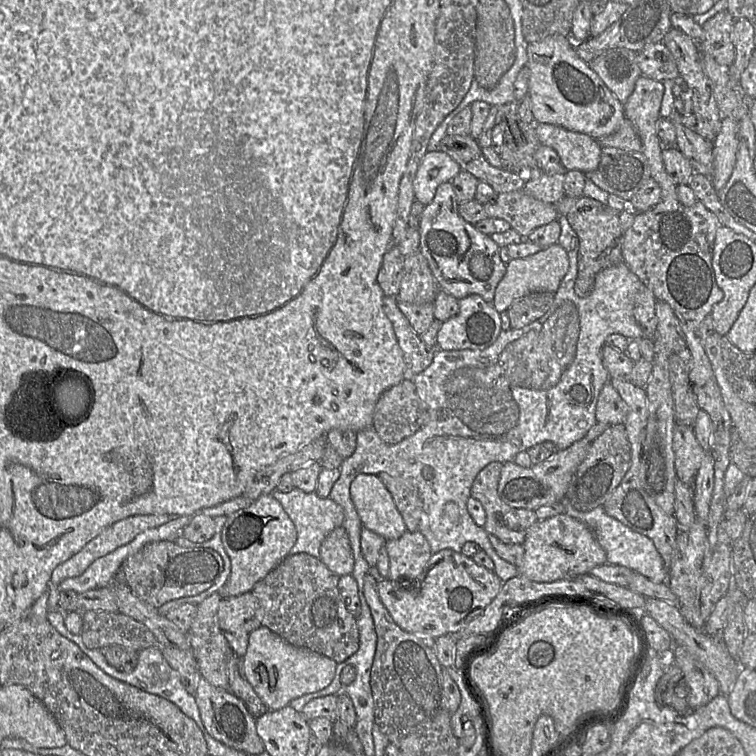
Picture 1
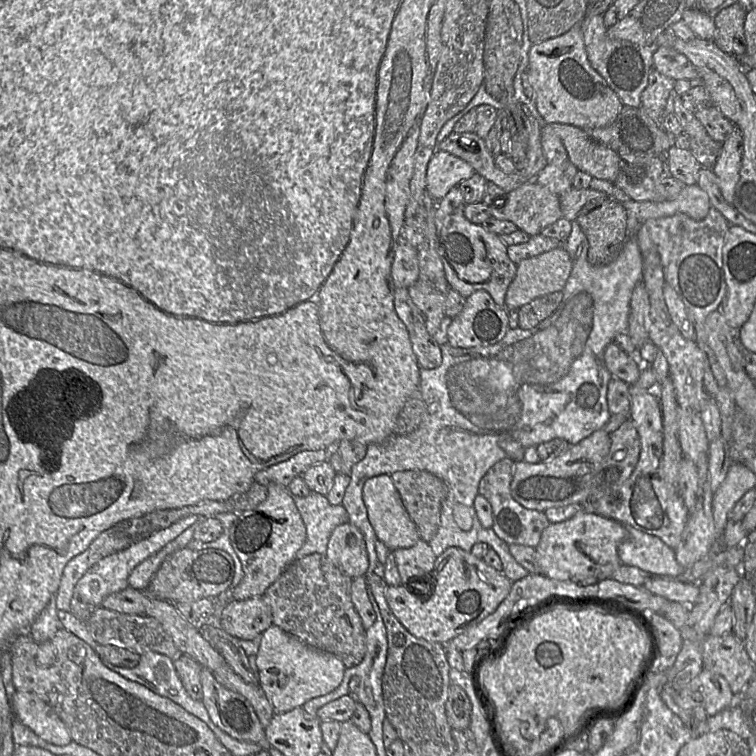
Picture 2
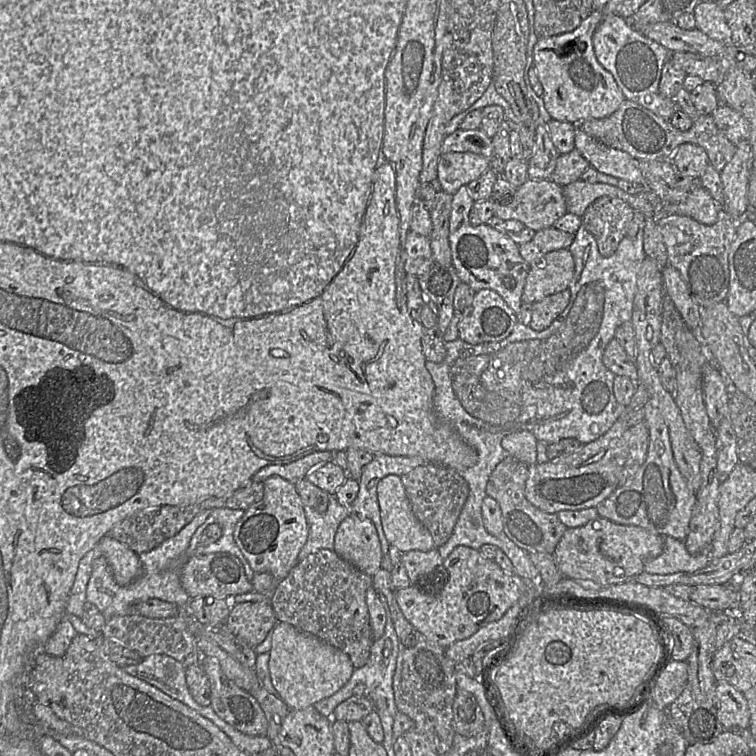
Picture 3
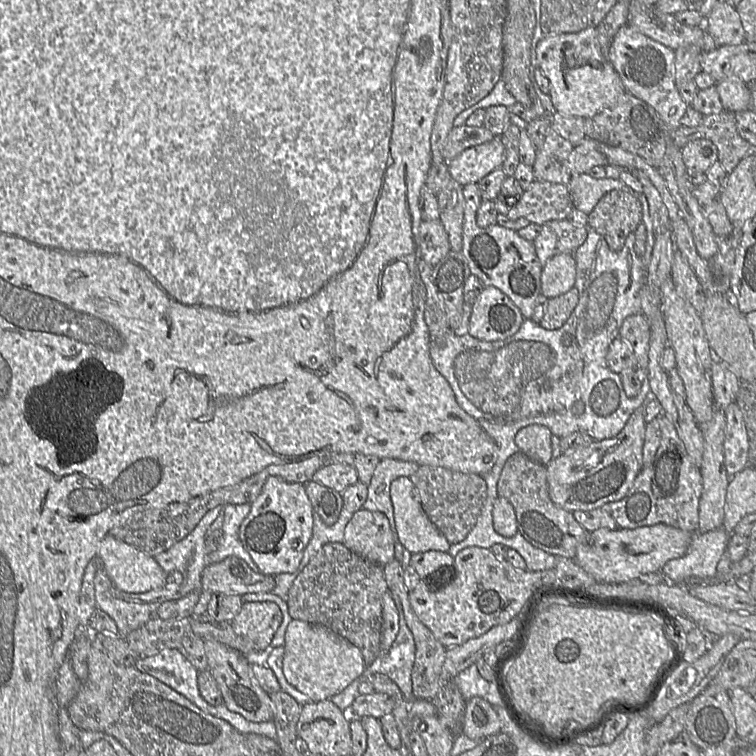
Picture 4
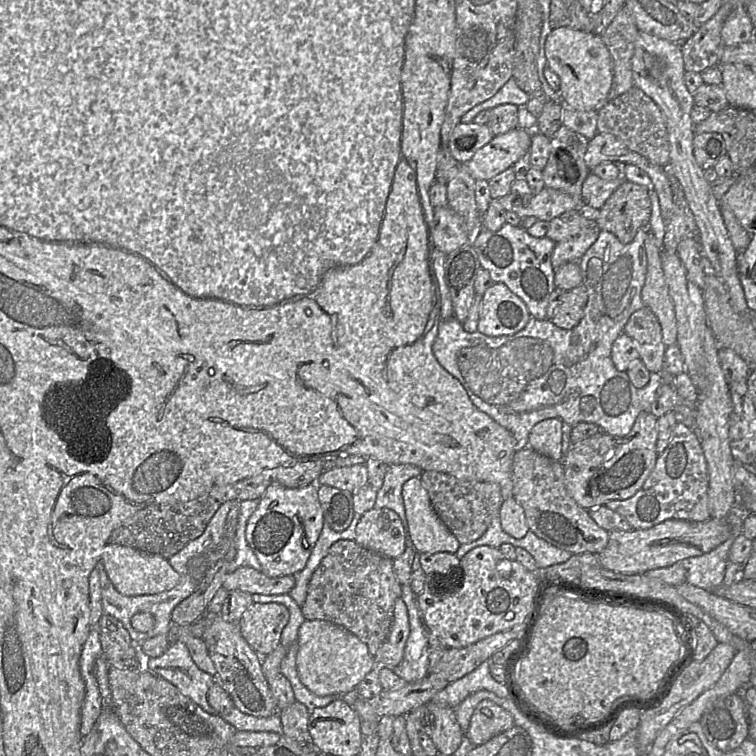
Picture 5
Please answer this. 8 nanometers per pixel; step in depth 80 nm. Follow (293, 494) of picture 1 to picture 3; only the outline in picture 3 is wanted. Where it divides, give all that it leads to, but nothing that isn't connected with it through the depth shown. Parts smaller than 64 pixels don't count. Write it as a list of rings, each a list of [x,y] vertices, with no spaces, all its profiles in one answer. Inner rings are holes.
[[[334,495],[330,496],[329,506],[325,513],[319,513],[312,506],[304,505],[309,534],[299,553],[299,561],[321,549],[333,550],[337,529],[350,515],[349,508],[339,504]]]

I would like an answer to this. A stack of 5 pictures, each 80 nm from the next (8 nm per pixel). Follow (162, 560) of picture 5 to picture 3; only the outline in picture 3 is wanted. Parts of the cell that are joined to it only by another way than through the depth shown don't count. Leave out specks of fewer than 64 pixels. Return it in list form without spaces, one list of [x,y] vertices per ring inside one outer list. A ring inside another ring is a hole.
[[[105,535],[97,547],[101,550],[113,573],[115,581],[120,585],[128,585],[142,573],[139,555],[125,544]]]

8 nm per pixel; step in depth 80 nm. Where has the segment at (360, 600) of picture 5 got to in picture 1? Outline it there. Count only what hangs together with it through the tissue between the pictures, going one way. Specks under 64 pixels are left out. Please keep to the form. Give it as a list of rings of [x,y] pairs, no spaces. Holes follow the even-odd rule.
[[[306,553],[290,554],[251,591],[263,608],[262,626],[295,647],[344,662],[358,651],[360,635],[357,619],[347,610],[339,593],[339,578],[320,558]]]

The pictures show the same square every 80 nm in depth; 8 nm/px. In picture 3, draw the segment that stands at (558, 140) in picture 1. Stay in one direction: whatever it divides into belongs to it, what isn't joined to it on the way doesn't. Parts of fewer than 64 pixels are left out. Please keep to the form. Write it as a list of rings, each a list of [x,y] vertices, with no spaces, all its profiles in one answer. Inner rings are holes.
[[[581,127],[575,132],[575,149],[600,173],[632,182],[638,192],[650,192],[638,160],[626,152],[609,147],[588,135]]]

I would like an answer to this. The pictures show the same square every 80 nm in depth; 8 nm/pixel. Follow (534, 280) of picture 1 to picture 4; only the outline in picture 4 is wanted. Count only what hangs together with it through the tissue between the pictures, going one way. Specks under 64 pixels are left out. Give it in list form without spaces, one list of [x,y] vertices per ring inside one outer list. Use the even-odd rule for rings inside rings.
[[[557,254],[543,265],[541,293],[544,299],[557,297],[574,288],[575,280],[576,262],[573,254]]]

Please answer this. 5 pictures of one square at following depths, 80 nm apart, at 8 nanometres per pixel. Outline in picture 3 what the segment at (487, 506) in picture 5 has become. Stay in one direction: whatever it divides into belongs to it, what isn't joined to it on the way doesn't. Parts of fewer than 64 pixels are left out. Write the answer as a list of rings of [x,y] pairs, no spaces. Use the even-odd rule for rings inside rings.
[[[430,462],[400,477],[413,513],[430,532],[435,546],[443,545],[452,535],[468,498],[469,486],[466,480],[455,469]]]

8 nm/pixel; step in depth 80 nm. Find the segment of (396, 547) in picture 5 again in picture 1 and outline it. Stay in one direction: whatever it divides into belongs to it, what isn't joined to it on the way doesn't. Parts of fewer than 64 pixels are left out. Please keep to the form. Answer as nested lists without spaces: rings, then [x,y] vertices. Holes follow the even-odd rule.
[[[341,526],[334,529],[320,547],[320,560],[338,576],[351,575],[355,560],[346,529]]]

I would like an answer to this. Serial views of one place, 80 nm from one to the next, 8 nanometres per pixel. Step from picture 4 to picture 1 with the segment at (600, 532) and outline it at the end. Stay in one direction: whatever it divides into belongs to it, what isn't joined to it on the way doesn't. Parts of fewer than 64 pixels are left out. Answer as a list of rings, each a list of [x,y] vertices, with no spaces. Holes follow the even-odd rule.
[[[567,514],[539,520],[528,529],[522,546],[524,555],[518,566],[519,575],[535,582],[553,582],[581,576],[607,563],[606,553],[592,531]]]

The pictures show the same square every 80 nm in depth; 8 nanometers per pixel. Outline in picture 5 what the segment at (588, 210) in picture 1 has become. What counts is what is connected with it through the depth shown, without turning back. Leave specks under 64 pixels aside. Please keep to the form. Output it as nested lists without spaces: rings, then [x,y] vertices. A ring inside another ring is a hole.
[[[624,180],[600,208],[596,222],[602,231],[611,232],[620,242],[627,244],[634,239],[640,228],[648,224],[651,213],[650,189],[646,186]]]

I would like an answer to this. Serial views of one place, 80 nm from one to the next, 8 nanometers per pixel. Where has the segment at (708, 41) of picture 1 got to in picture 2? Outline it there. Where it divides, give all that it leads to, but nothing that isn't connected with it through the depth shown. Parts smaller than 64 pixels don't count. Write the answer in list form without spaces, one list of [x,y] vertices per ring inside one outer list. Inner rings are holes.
[[[738,2],[722,9],[714,16],[716,27],[713,42],[723,52],[738,57],[745,53],[744,22],[747,11]]]

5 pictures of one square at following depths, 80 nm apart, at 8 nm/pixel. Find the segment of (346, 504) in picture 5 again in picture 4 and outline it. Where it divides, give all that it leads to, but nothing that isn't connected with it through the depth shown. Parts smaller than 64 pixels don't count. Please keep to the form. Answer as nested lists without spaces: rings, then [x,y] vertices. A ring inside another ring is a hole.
[[[312,480],[304,485],[313,510],[318,513],[326,525],[334,525],[344,507],[342,493]]]

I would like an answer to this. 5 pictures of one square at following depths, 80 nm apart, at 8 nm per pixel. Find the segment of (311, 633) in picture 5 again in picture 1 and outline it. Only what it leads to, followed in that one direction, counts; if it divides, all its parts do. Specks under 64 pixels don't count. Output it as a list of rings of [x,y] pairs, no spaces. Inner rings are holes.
[[[264,626],[248,635],[248,647],[242,661],[247,681],[269,711],[283,709],[292,700],[327,687],[335,677],[338,664],[317,652],[289,644]]]

